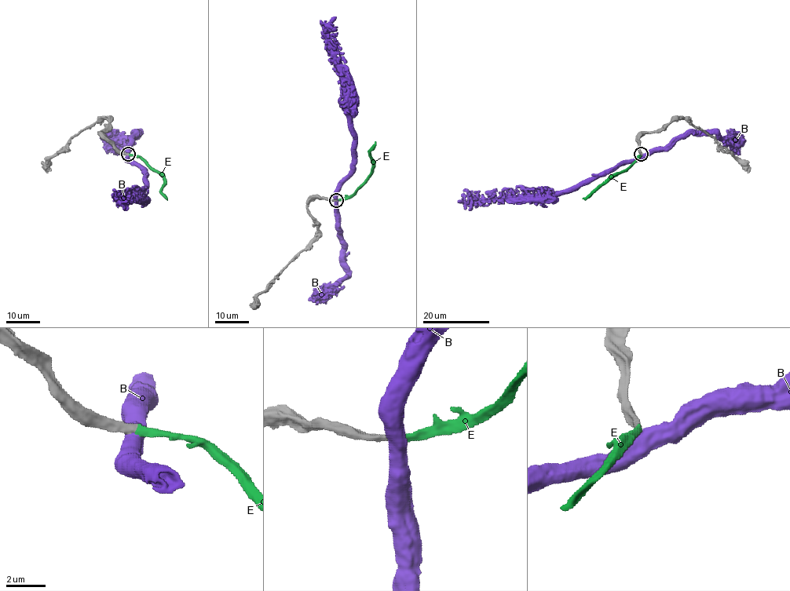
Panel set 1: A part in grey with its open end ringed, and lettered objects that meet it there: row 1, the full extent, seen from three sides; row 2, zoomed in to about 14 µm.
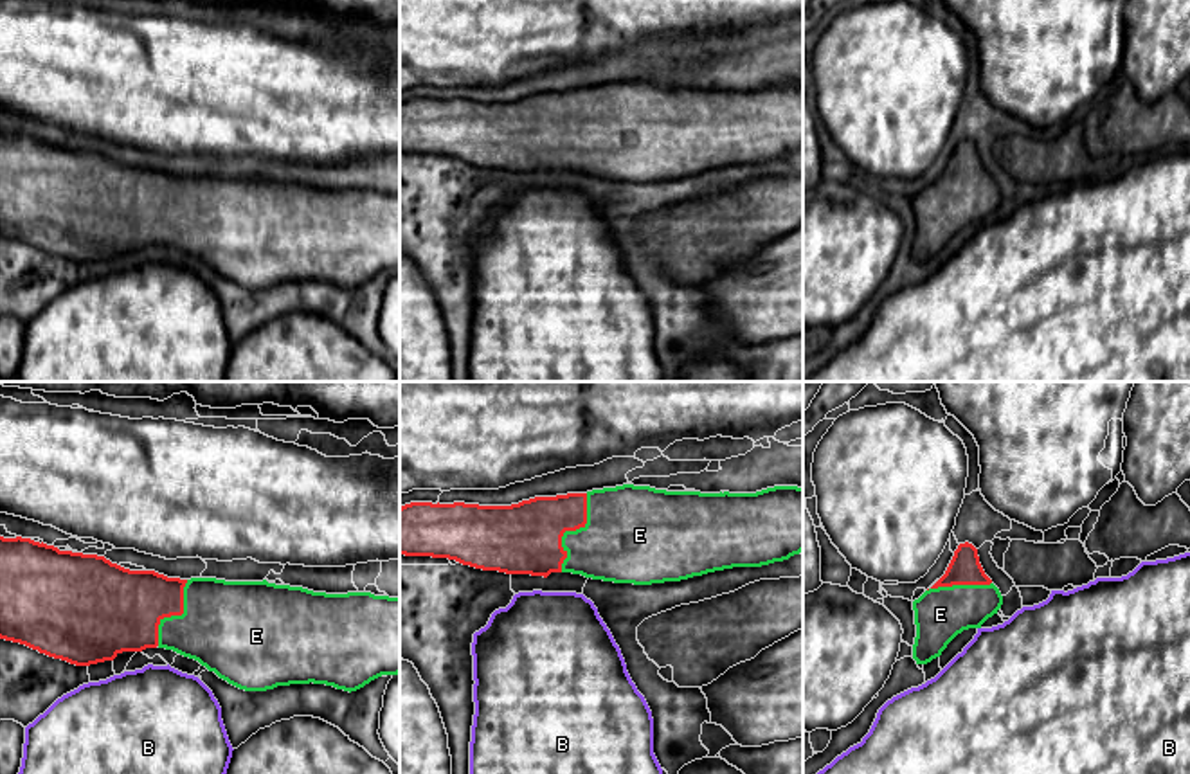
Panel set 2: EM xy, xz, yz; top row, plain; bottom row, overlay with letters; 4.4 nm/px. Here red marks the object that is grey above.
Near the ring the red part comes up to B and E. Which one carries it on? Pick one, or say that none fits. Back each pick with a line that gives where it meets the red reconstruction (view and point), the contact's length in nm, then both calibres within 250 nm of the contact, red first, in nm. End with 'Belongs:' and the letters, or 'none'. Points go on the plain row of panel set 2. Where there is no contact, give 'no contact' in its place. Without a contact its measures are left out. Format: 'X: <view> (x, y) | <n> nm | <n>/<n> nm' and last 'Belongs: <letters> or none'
E: xz (569, 126) | 380 nm | 320/380 nm
Belongs: E

